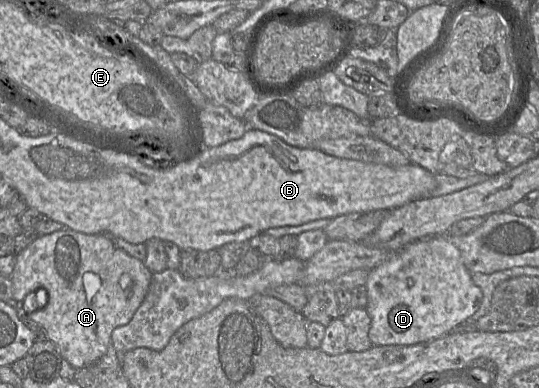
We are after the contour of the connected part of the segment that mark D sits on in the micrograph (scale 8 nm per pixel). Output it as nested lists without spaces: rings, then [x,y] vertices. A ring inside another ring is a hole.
[[[446,235],[432,236],[417,240],[402,250],[392,254],[388,260],[371,270],[366,286],[368,296],[366,308],[371,317],[369,338],[374,346],[414,345],[448,335],[454,327],[460,325],[469,317],[473,316],[479,310],[483,300],[482,290],[472,281],[471,273],[467,270],[464,263],[462,262],[459,249],[448,241]]]

